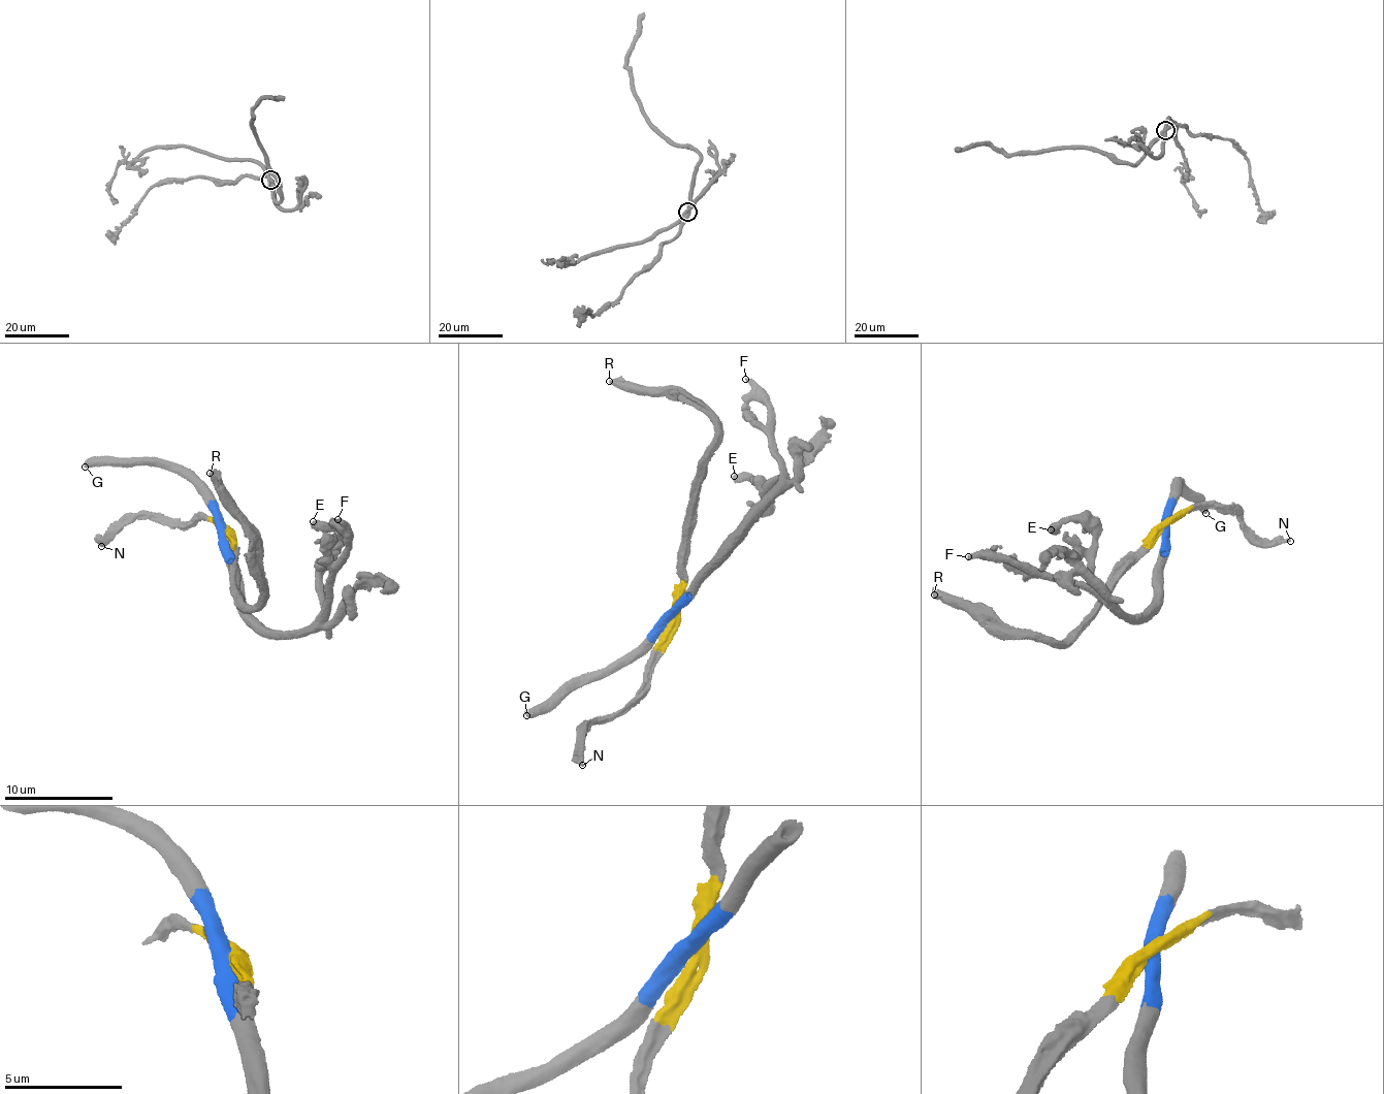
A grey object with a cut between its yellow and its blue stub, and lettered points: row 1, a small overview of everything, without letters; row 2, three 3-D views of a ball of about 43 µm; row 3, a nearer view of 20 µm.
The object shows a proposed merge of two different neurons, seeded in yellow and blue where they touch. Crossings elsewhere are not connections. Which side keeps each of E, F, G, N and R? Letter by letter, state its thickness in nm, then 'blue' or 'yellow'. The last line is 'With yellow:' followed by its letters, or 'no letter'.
E: 550 nm thick; blue
F: 300 nm thick; blue
G: 420 nm thick; blue
N: 280 nm thick; yellow
R: 500 nm thick; yellow
With yellow: N, R

